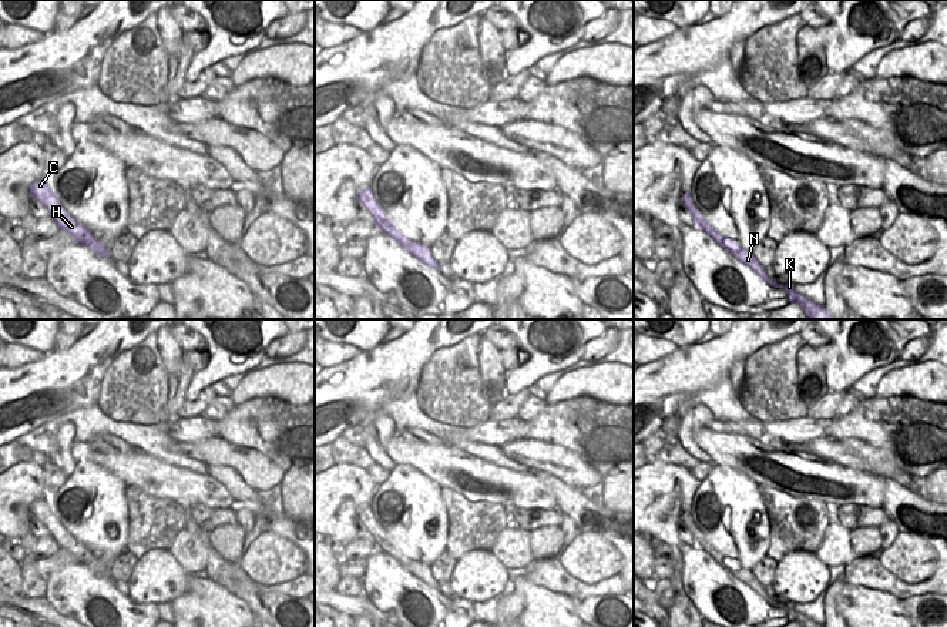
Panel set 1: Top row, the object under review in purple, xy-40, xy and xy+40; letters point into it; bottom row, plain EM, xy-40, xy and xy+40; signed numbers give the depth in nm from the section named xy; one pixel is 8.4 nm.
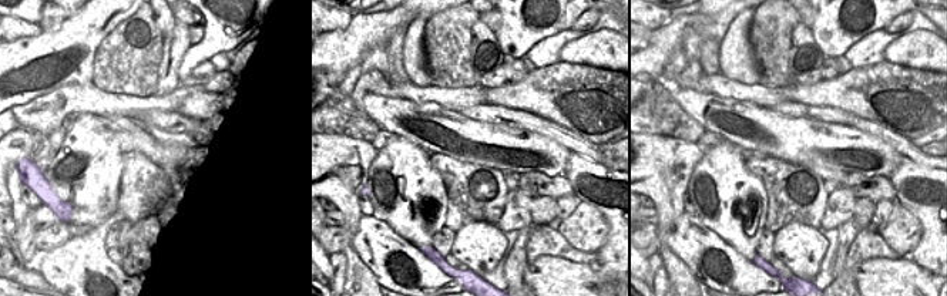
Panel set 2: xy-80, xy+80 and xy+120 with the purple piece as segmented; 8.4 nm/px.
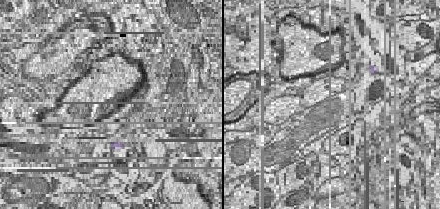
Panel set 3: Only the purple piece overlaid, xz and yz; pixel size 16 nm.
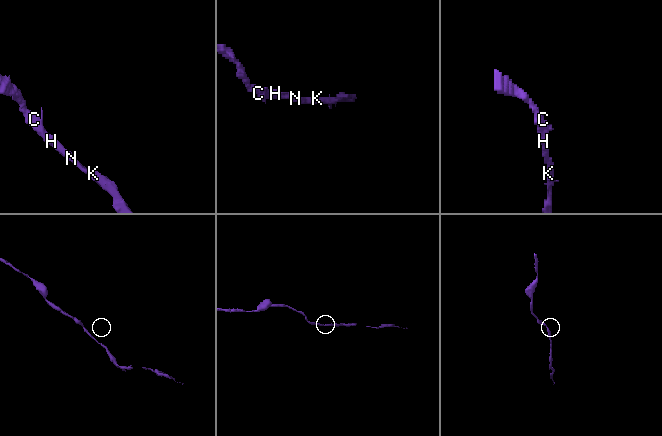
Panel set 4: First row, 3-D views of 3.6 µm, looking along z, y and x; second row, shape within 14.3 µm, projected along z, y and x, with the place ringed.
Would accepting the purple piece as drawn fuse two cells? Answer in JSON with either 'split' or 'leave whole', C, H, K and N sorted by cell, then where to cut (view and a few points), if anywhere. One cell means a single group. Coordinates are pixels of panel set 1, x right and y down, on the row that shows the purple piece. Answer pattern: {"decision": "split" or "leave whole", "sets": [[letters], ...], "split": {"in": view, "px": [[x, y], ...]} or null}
{"decision": "leave whole", "sets": [["C", "H", "K", "N"]], "split": null}

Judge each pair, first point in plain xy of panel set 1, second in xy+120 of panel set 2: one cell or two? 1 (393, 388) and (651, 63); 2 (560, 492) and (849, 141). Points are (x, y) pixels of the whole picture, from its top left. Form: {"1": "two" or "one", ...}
{"1": "one", "2": "two"}

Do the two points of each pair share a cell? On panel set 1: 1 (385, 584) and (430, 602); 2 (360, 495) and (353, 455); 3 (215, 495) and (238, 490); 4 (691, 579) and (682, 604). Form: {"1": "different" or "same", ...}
{"1": "same", "2": "different", "3": "different", "4": "different"}

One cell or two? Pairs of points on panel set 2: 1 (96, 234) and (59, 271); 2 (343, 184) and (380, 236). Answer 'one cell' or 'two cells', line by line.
1: one cell
2: two cells

